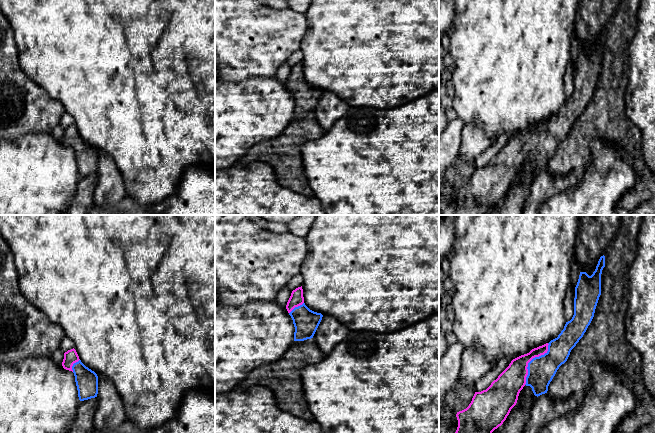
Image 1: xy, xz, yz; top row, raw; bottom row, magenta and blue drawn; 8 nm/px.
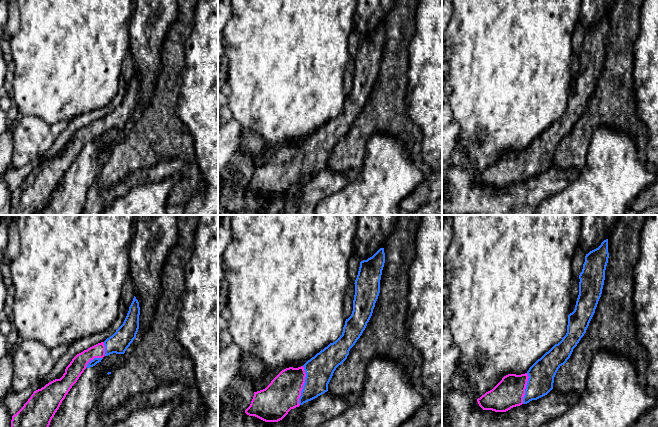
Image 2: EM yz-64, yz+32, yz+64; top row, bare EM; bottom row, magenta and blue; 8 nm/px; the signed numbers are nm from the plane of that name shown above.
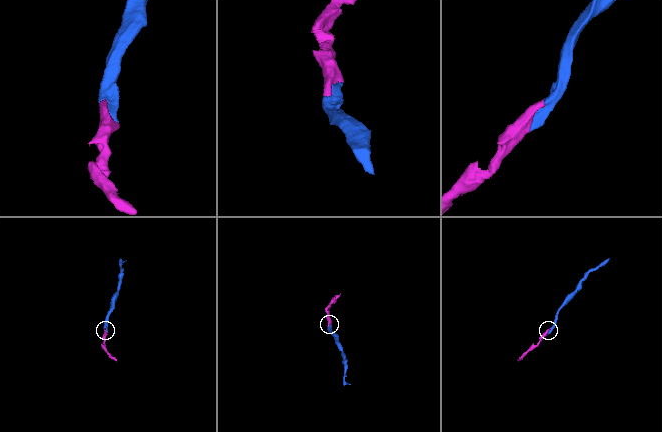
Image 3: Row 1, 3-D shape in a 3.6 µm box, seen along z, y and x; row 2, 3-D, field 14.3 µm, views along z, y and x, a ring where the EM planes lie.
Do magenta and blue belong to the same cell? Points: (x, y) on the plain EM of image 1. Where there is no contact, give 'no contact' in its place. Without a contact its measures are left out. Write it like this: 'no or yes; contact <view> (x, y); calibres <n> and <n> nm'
yes; contact yz (530, 136); calibres 220 and 220 nm

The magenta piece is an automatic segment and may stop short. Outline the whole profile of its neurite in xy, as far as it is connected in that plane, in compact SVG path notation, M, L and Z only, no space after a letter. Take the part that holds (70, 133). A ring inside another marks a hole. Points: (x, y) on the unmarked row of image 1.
M74 124L64 129L62 142L74 149L80 177L97 173L98 152L81 138Z

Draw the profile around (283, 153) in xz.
M312 114L294 117L279 136L251 147L239 158L237 165L246 166L264 161L274 169L281 186L304 196L314 197L304 172L301 146L309 140L321 138L325 132Z

